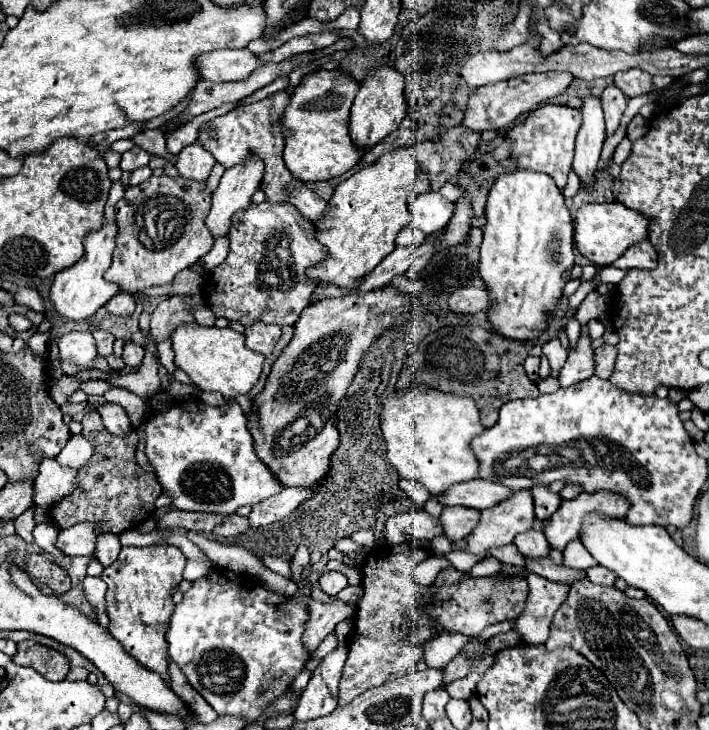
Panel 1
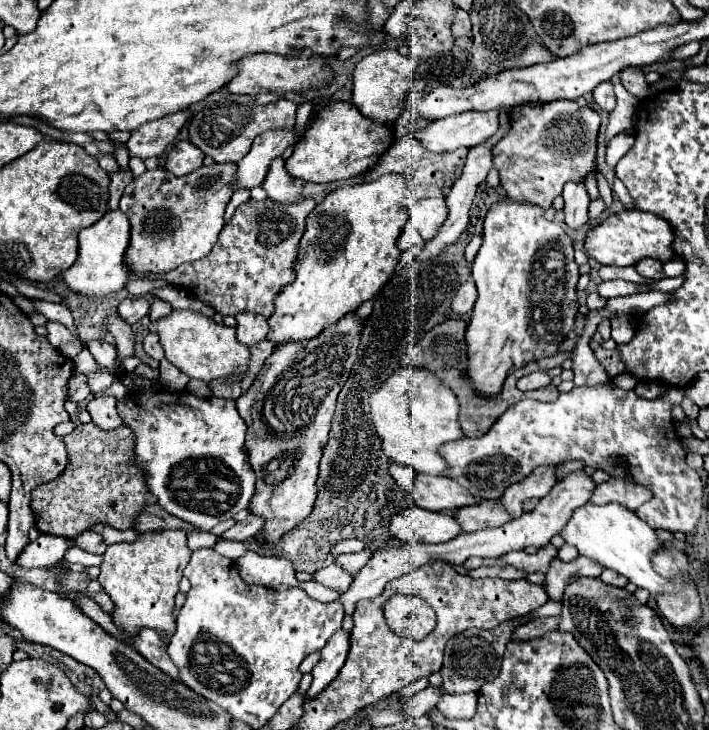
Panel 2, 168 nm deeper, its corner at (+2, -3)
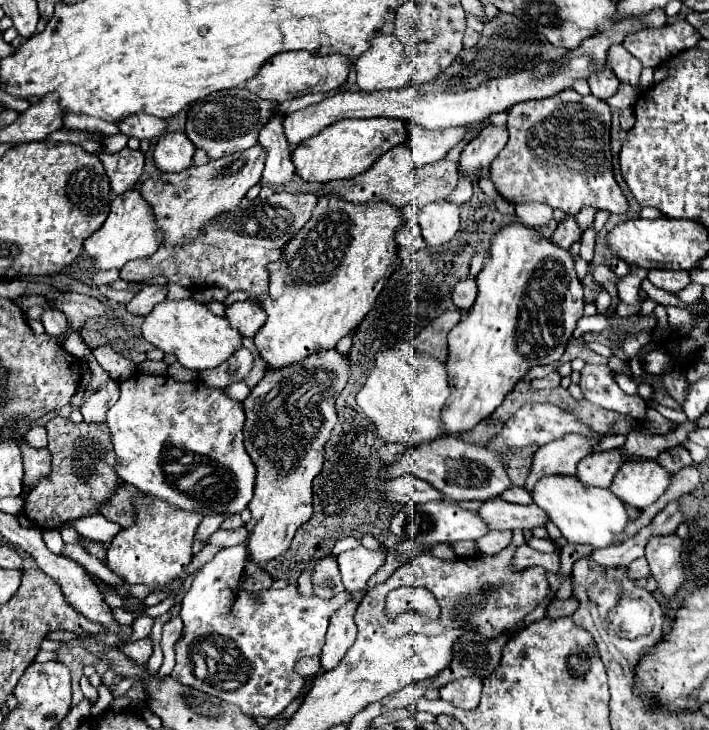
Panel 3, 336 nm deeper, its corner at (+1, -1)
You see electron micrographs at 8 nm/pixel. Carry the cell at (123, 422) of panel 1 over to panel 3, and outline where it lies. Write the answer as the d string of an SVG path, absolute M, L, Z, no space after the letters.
M115 380L107 382L105 386L101 386L83 406L81 406L81 414L85 422L93 422L93 424L101 424L107 420L107 410L117 402L119 398L119 384Z

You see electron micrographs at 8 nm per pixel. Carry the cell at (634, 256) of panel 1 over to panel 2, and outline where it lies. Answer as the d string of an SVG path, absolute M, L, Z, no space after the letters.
M644 258L644 260L638 262L634 268L636 268L638 274L644 276L644 278L652 278L652 280L662 280L662 278L666 278L664 272L662 272L662 262L652 260L652 258Z

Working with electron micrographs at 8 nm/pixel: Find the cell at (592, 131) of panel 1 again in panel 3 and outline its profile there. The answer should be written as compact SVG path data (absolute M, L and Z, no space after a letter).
M567 214L563 222L559 222L555 234L551 236L551 240L555 240L555 244L559 244L561 248L569 248L573 242L581 240L581 226L577 224L577 218L573 214Z

